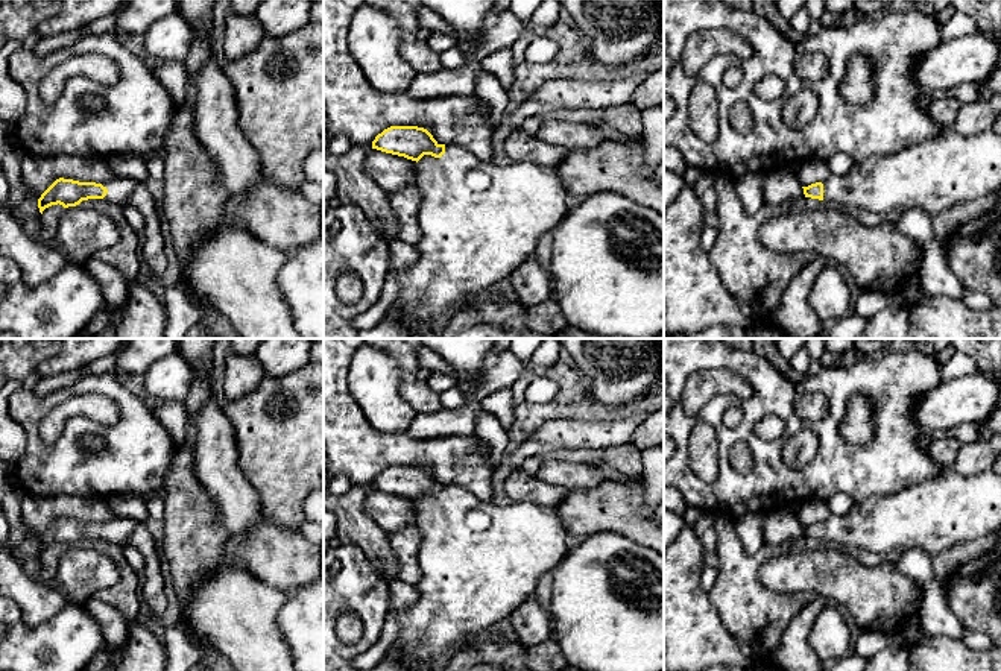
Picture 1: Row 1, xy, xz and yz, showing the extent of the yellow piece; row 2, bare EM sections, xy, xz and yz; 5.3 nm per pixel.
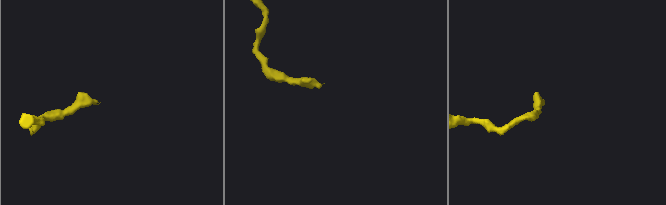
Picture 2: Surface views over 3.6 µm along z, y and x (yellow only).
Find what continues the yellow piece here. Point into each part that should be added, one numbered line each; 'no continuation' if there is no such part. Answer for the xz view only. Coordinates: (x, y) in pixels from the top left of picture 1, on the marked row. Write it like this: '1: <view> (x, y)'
1: xz (480, 220)

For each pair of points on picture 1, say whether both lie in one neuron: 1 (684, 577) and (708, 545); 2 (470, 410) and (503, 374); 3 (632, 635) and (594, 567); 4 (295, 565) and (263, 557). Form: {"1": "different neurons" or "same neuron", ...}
{"1": "different neurons", "2": "same neuron", "3": "same neuron", "4": "same neuron"}

